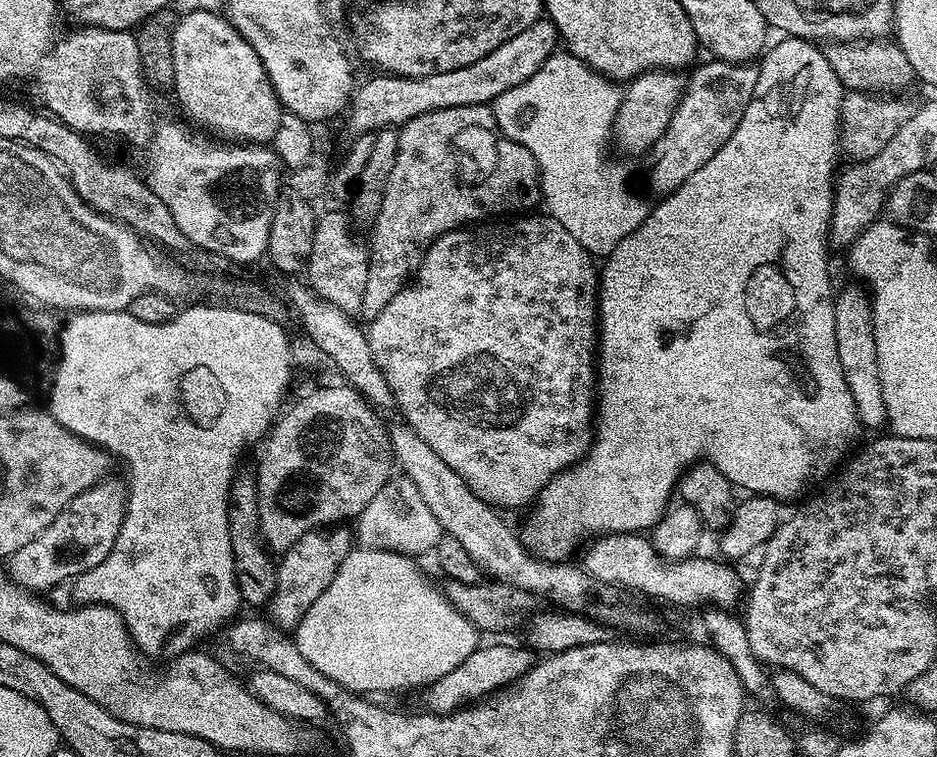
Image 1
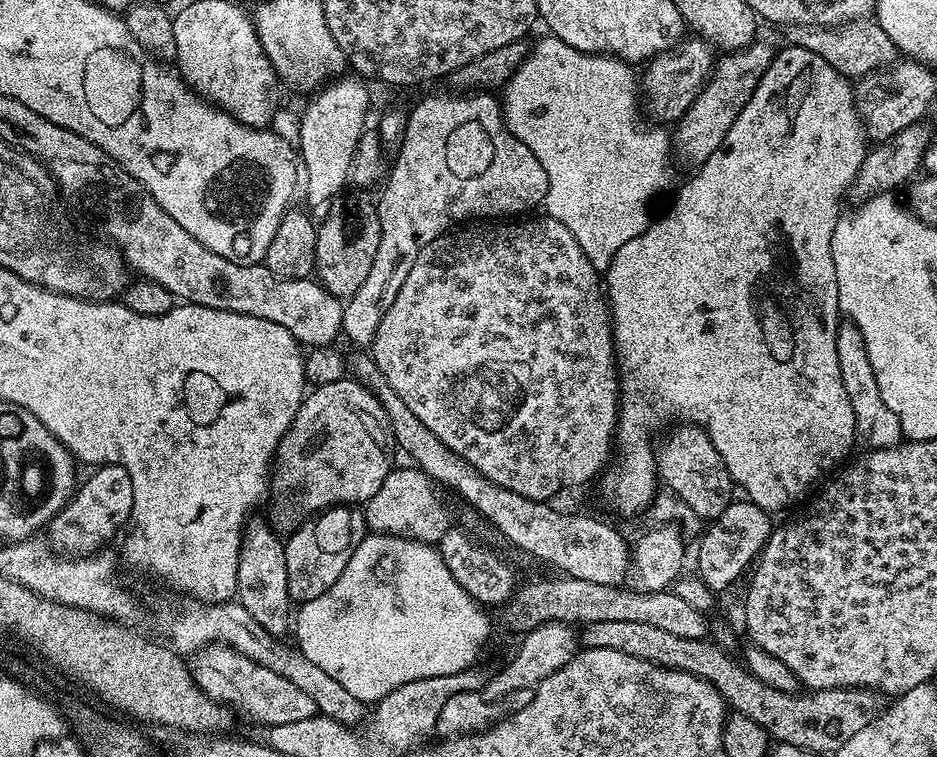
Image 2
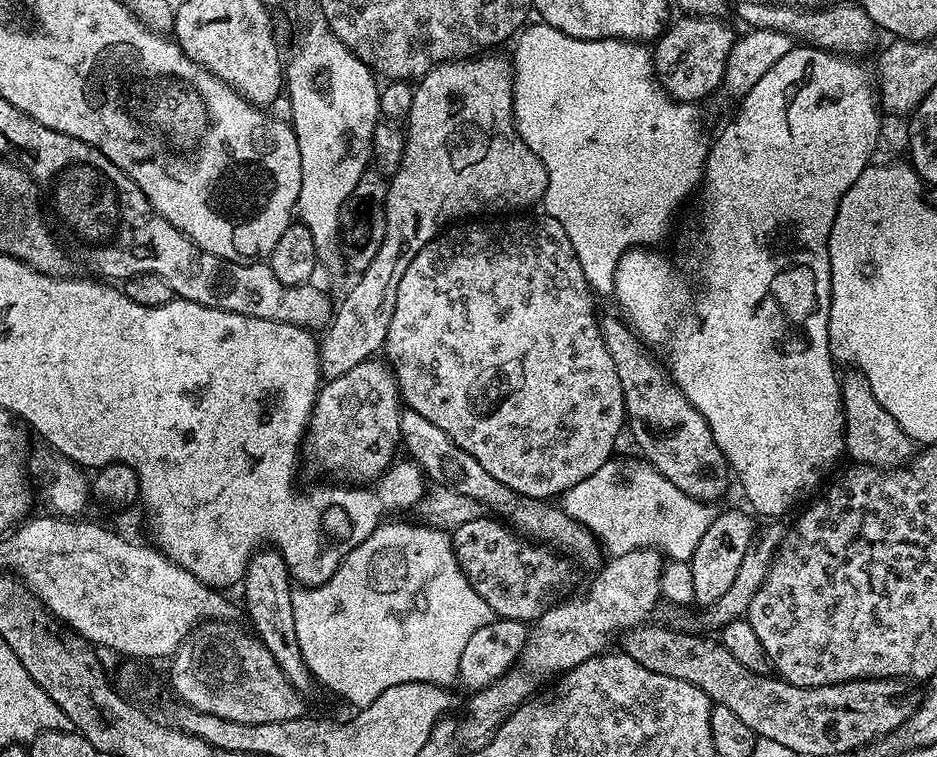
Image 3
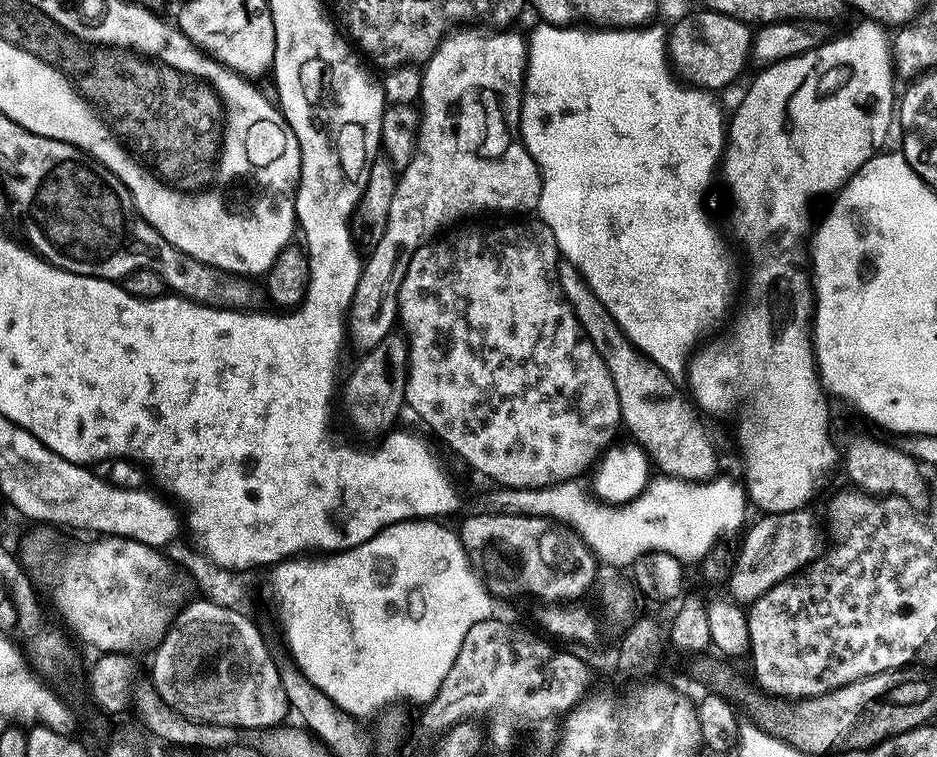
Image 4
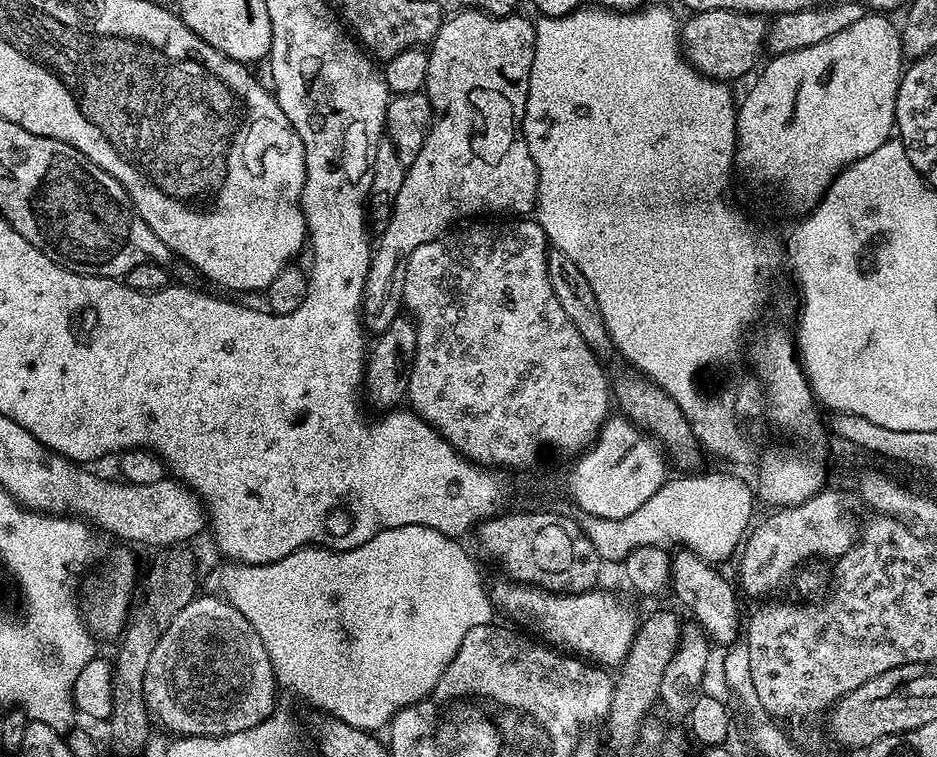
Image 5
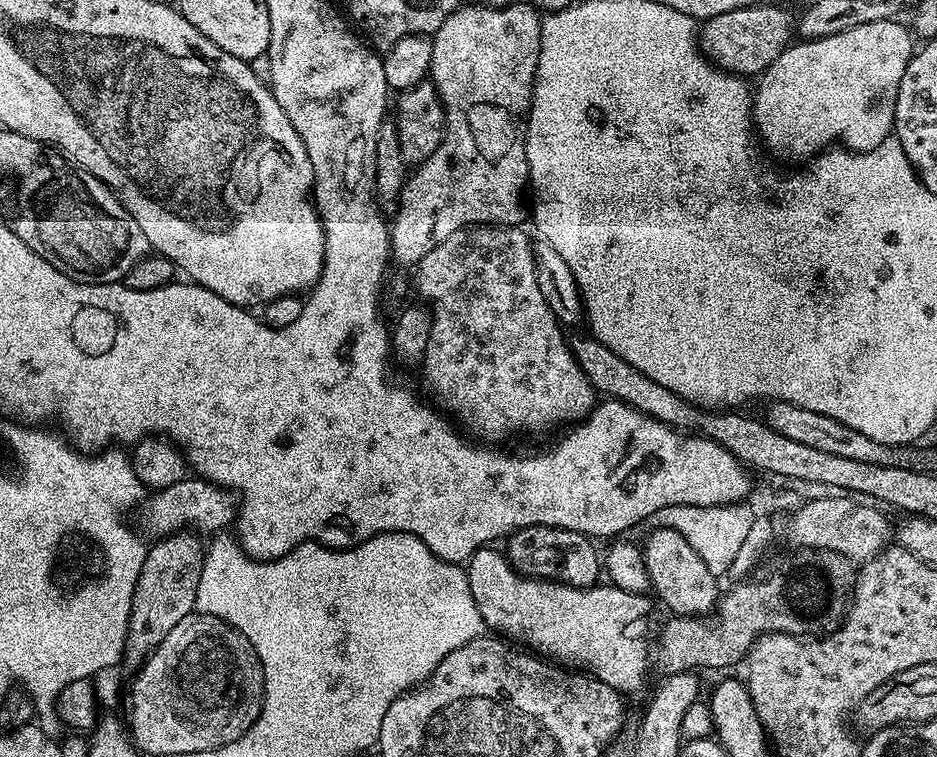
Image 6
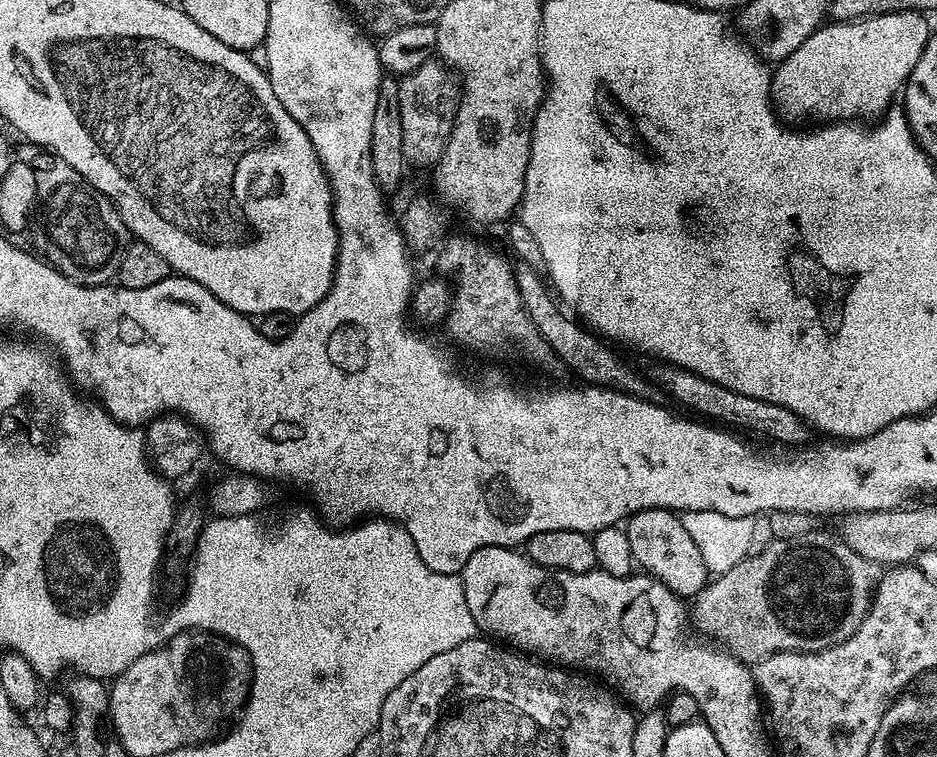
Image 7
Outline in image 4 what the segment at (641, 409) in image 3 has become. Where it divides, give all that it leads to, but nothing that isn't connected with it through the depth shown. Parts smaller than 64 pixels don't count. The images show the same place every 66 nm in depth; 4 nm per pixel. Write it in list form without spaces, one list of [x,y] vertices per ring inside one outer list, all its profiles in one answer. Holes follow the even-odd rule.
[[[567,262],[559,265],[558,283],[574,310],[584,335],[606,362],[610,378],[614,378],[614,390],[618,390],[620,403],[620,418],[623,427],[628,427],[628,432],[632,435],[629,437],[644,449],[651,463],[655,467],[657,464],[660,467],[657,469],[663,475],[697,482],[713,479],[721,471],[720,460],[716,457],[716,448],[712,445],[703,422],[700,421],[701,413],[697,405],[685,395],[682,388],[680,393],[680,388],[676,385],[679,383],[673,377],[667,376],[654,361],[628,341],[618,322],[614,322],[610,310],[602,306],[594,290],[590,290],[574,265]]]

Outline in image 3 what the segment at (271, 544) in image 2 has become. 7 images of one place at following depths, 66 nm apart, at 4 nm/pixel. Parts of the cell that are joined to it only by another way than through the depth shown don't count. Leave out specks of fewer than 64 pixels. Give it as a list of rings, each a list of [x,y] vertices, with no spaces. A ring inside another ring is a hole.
[[[265,546],[253,554],[244,571],[243,588],[242,608],[246,613],[246,620],[248,616],[249,622],[252,623],[251,631],[260,644],[266,646],[270,654],[274,654],[274,662],[278,662],[282,674],[286,674],[290,686],[294,686],[298,693],[308,694],[312,684],[314,685],[314,677],[302,658],[302,646],[298,646],[298,630],[294,630],[292,606],[294,581],[288,574],[282,554],[271,546]]]

